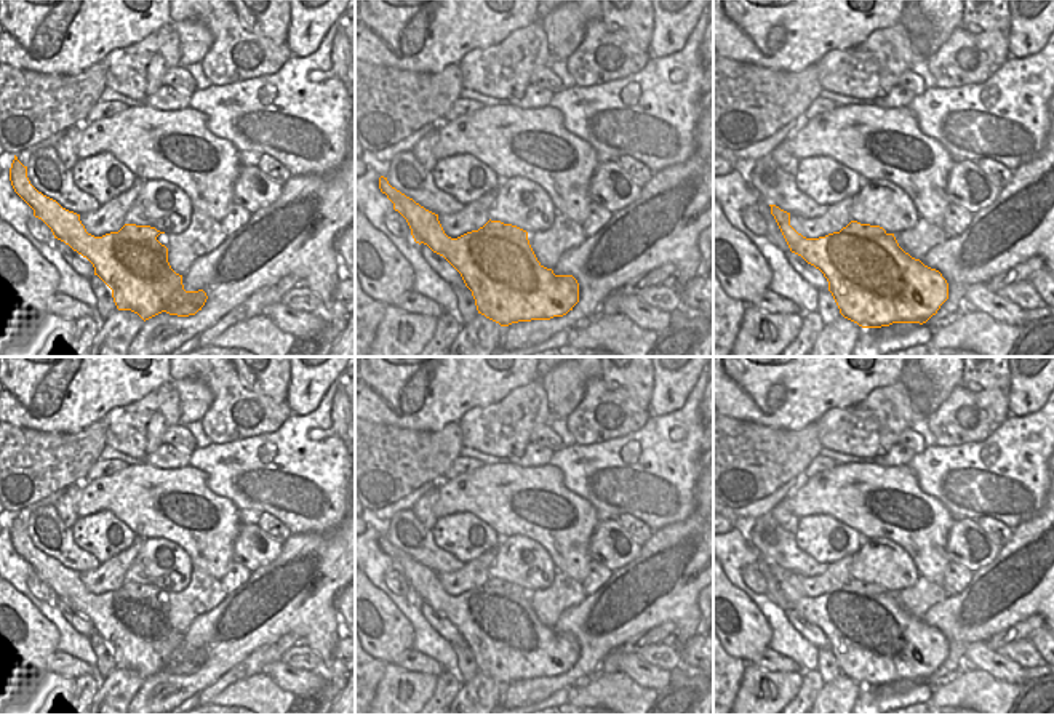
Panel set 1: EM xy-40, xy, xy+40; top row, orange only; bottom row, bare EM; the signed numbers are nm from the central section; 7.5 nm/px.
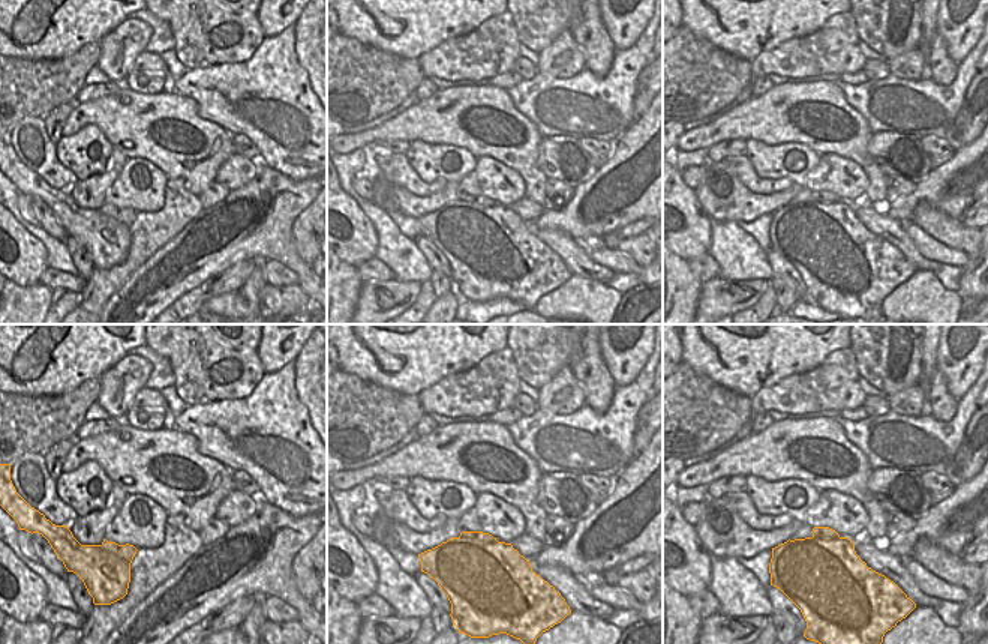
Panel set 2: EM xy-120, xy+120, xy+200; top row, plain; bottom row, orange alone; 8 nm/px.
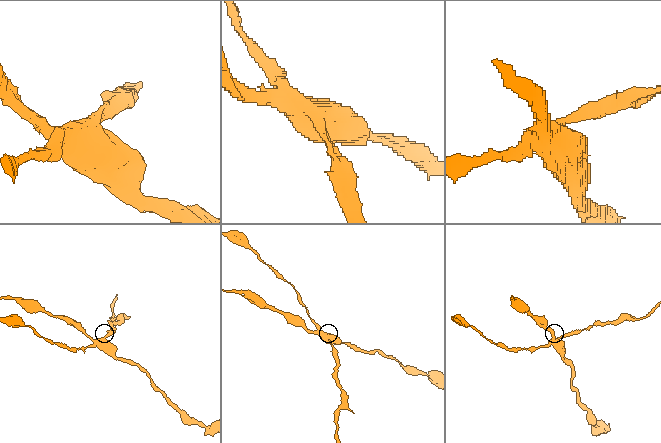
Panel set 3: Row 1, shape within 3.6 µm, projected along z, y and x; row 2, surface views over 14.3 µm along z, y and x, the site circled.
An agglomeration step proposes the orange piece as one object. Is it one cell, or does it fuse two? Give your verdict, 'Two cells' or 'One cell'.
Two cells

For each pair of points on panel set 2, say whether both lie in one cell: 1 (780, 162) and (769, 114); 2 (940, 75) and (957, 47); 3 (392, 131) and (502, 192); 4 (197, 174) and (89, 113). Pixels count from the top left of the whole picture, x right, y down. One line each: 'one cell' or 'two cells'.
1: two cells
2: two cells
3: two cells
4: one cell

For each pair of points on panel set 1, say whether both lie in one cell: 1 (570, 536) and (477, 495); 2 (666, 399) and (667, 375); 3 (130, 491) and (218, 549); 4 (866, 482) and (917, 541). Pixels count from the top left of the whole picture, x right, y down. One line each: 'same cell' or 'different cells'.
1: same cell
2: same cell
3: same cell
4: same cell

